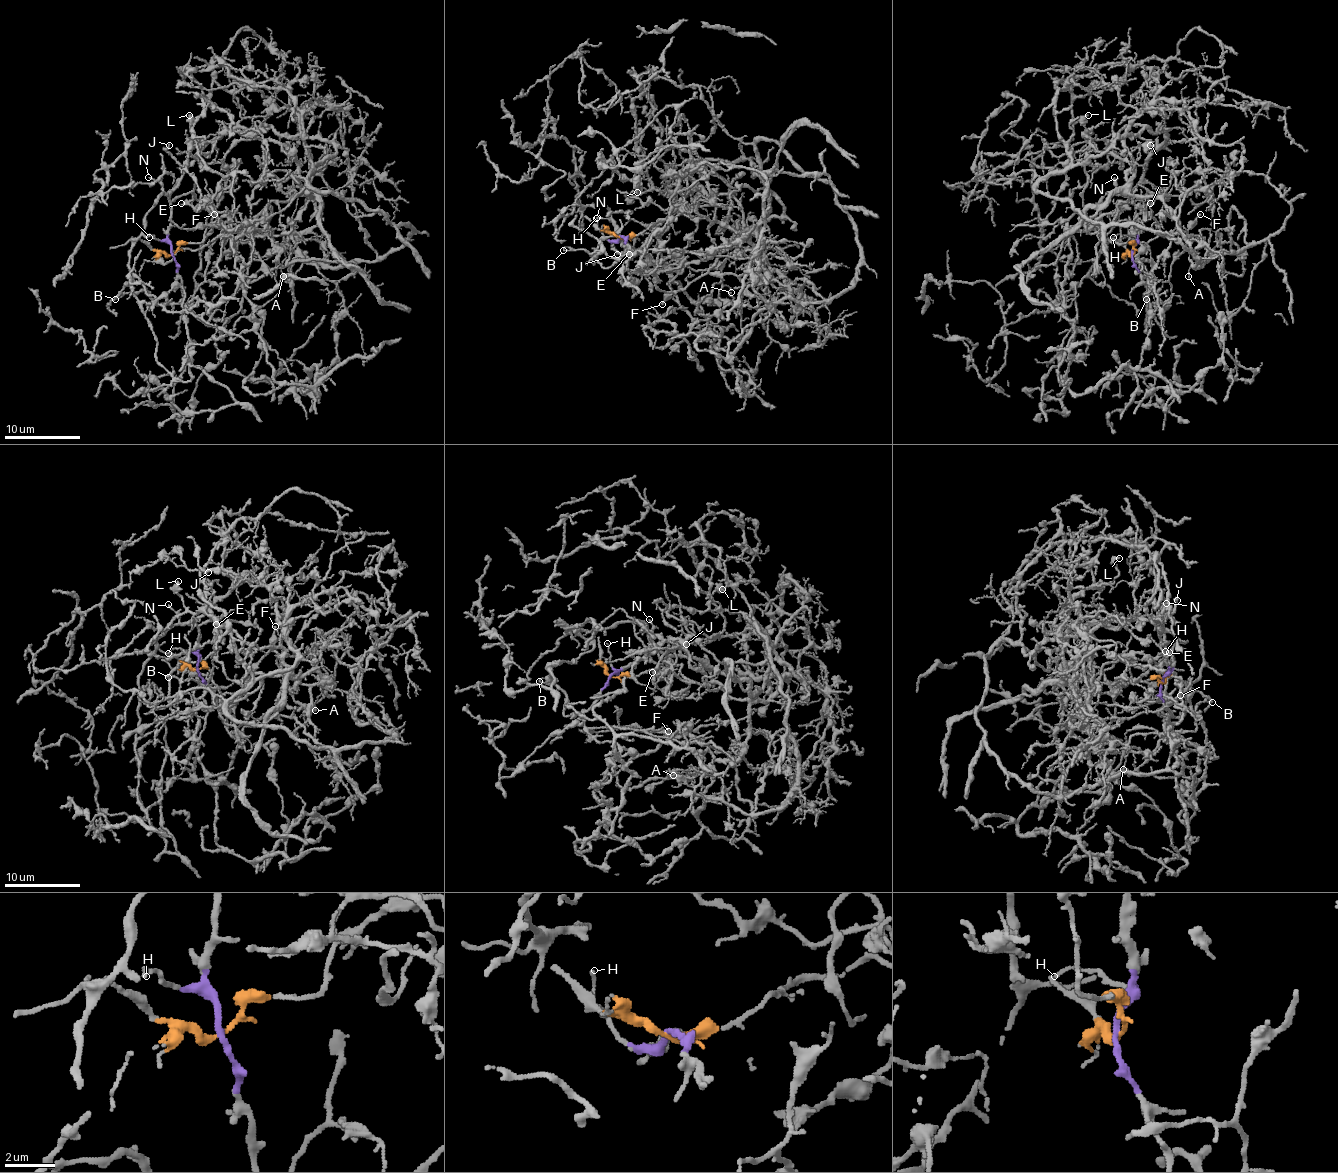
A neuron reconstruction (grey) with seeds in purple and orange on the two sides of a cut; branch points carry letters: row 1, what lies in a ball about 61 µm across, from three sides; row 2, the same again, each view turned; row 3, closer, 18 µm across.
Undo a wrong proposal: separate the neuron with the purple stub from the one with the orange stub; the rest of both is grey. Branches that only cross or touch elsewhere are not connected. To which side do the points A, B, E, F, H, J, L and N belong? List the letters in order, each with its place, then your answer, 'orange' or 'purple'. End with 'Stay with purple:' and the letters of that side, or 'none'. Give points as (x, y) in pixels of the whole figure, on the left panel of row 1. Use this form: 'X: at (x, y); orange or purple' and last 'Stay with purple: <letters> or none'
A: at (283, 276); orange
B: at (115, 299); purple
E: at (181, 203); orange
F: at (214, 214); orange
H: at (149, 237); purple
J: at (169, 145); purple
L: at (189, 115); orange
N: at (148, 177); purple
Stay with purple: B, H, J, N

